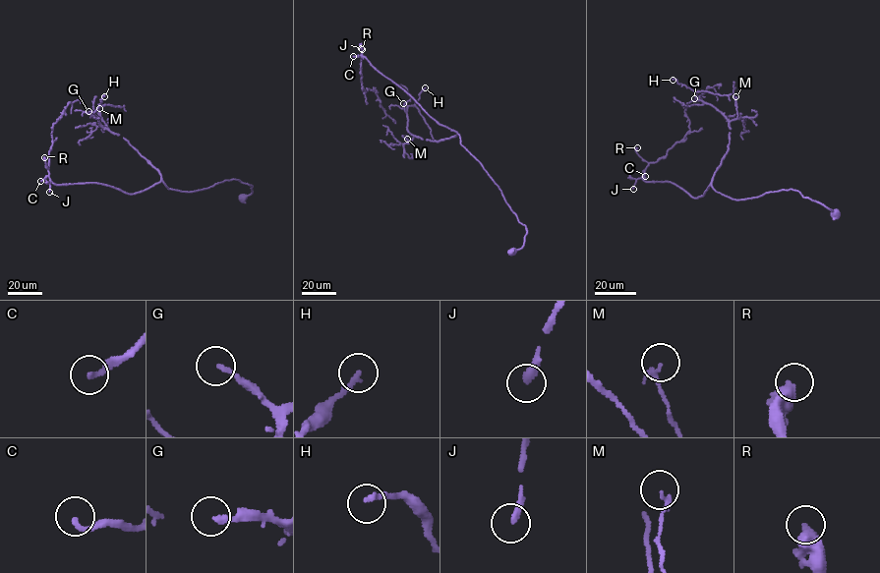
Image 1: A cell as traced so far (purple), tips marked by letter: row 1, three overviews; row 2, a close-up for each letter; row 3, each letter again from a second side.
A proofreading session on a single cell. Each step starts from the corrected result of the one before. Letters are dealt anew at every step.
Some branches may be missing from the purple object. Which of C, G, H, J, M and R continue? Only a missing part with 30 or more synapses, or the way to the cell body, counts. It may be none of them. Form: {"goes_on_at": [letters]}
{"goes_on_at": ["C", "J"]}

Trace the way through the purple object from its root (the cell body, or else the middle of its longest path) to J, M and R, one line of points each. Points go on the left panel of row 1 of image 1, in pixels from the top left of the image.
J: (242, 197), (252, 186), (236, 179), (189, 192), (161, 180), (134, 194), (93, 182), (50, 182), (49, 192)
M: (242, 197), (250, 195), (252, 186), (236, 179), (193, 191), (169, 189), (148, 161), (109, 130), (99, 108)
R: (242, 197), (252, 186), (236, 179), (186, 192), (161, 180), (134, 194), (93, 182), (55, 185), (44, 157)

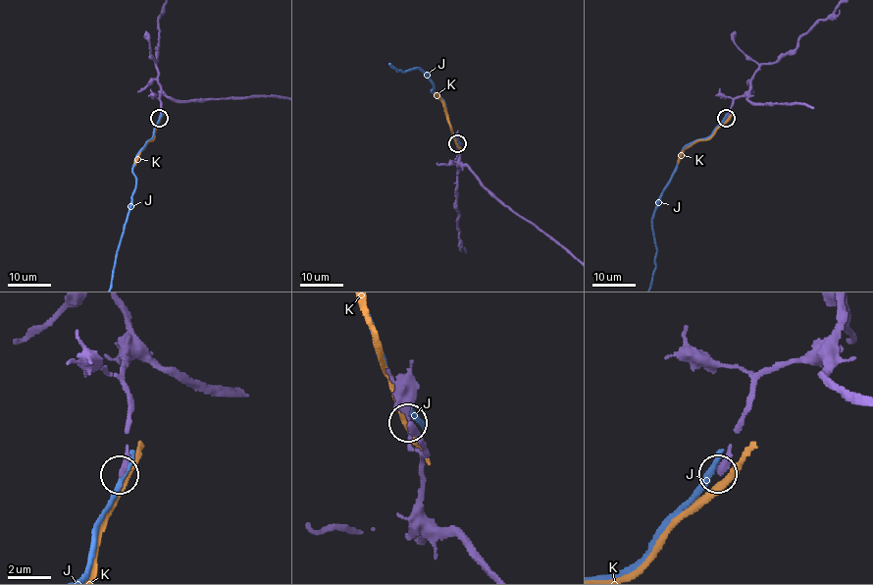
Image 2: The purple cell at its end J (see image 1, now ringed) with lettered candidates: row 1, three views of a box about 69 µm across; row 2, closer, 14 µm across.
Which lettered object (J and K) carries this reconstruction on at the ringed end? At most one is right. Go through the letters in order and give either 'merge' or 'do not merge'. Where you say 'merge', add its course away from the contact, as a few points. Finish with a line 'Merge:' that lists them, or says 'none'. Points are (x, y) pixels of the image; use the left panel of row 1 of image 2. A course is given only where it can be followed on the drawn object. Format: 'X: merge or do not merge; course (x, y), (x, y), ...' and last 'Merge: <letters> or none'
J: do not merge
K: do not merge
Merge: none

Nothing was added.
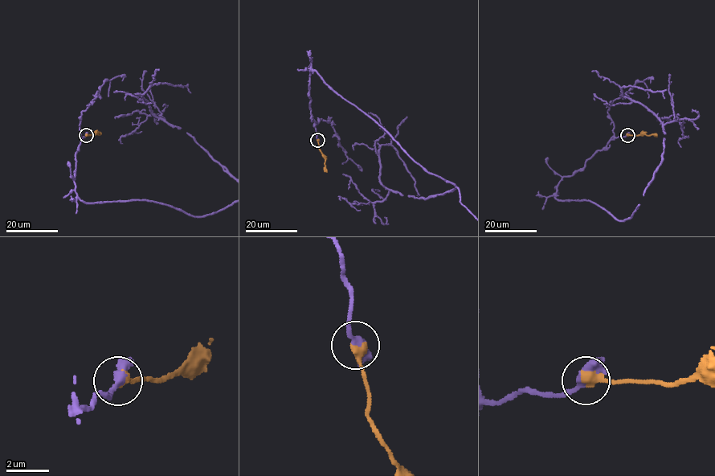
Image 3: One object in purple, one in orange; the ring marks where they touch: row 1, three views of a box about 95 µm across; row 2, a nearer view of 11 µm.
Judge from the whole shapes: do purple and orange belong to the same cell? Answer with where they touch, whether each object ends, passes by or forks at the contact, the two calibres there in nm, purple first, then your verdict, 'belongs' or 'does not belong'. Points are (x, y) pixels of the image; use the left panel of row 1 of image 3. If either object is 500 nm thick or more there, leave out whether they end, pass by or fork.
at (86, 135); purple passes by; orange ends there; 380 nm thick on the purple side, 440 nm on the other; belongs

